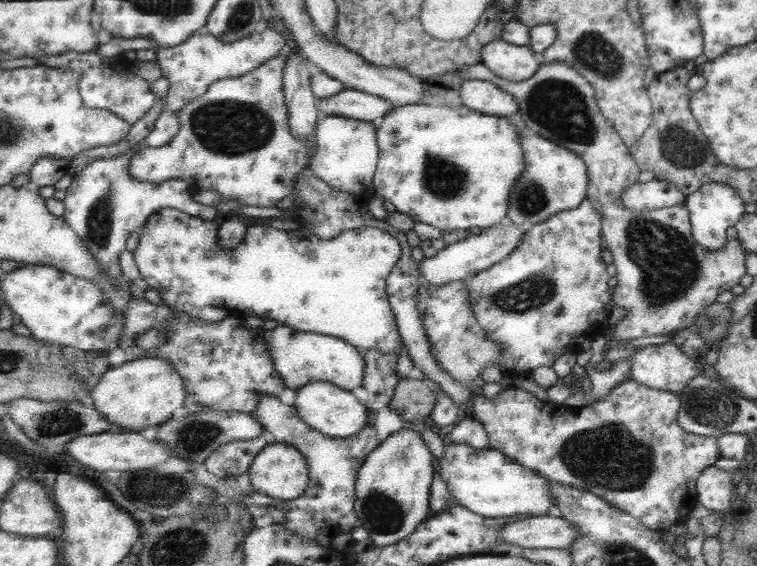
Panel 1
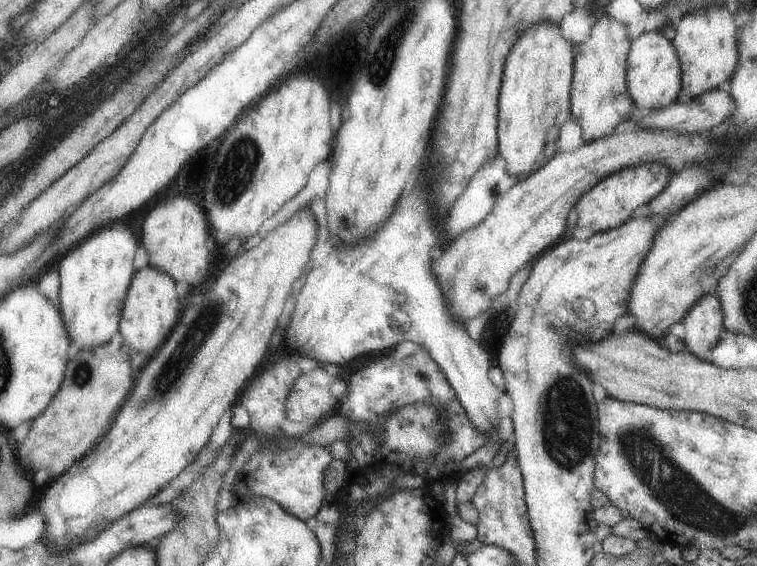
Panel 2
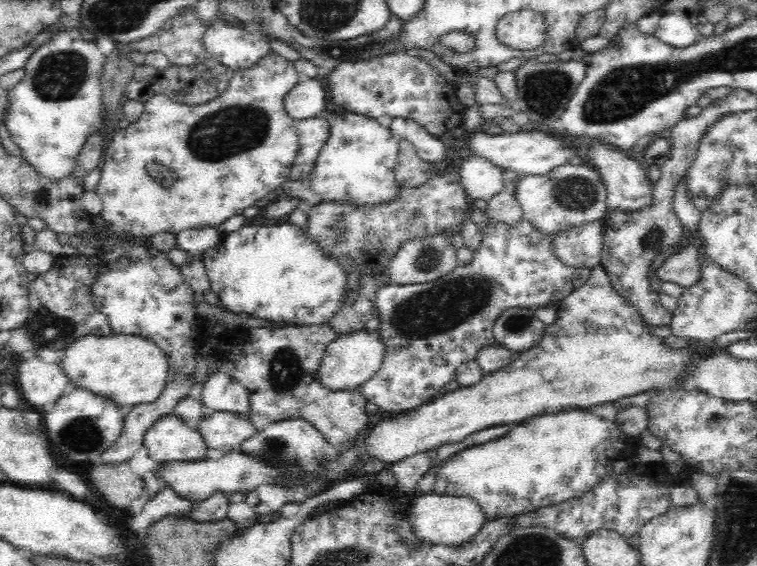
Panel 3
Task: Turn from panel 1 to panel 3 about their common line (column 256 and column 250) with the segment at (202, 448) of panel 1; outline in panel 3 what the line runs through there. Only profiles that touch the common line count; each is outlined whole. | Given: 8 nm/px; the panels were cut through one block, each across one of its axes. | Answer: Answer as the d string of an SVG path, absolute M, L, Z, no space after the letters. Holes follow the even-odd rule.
M210 412L198 426L198 432L204 436L208 450L230 448L234 452L240 450L242 442L252 438L258 430L244 418L242 414L228 414L228 412Z

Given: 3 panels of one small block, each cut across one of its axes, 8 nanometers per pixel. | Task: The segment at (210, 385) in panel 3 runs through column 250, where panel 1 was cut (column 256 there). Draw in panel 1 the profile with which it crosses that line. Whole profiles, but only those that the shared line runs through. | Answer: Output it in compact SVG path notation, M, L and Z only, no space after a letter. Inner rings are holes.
M263 396L255 408L255 416L259 416L259 424L263 426L263 430L273 436L273 444L293 446L295 450L299 450L309 470L309 482L301 496L297 496L295 500L279 502L279 510L283 512L283 522L279 526L283 526L293 536L301 536L307 540L315 540L319 534L329 536L329 540L337 534L349 538L351 530L357 526L357 514L353 510L357 472L363 466L365 458L381 444L371 420L349 438L329 438L301 422L293 406L281 404L275 396Z

